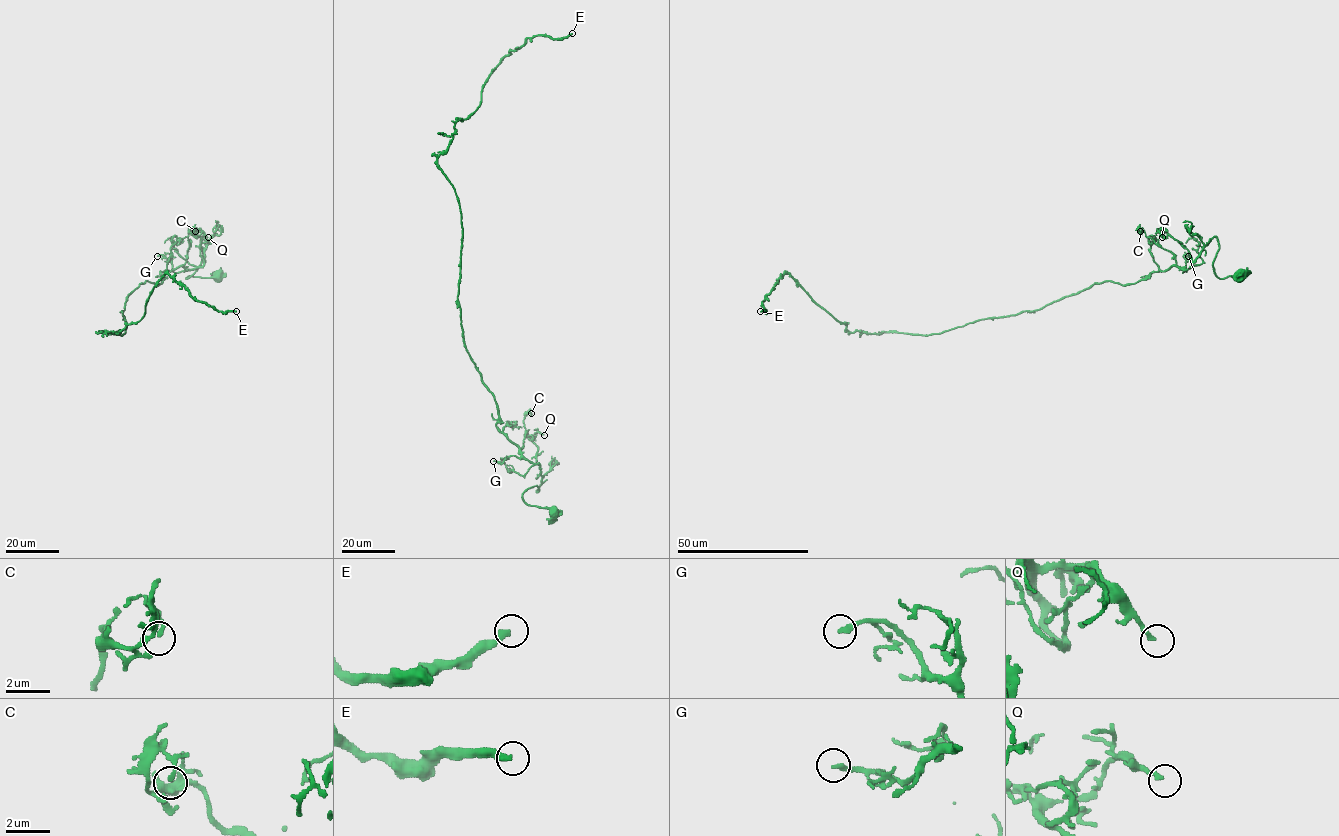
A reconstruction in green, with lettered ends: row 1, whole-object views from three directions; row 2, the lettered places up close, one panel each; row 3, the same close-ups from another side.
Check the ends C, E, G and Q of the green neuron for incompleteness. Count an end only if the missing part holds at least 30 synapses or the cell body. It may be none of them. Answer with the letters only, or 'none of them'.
E

